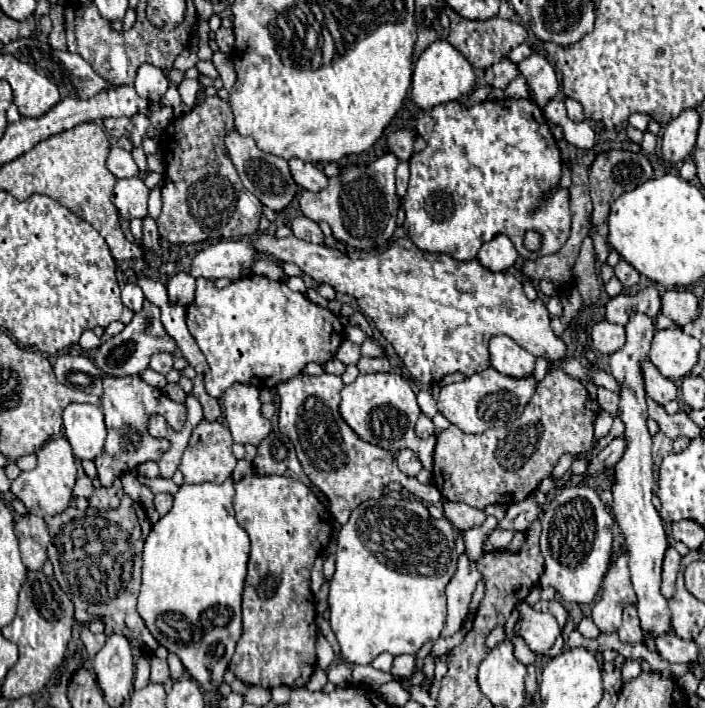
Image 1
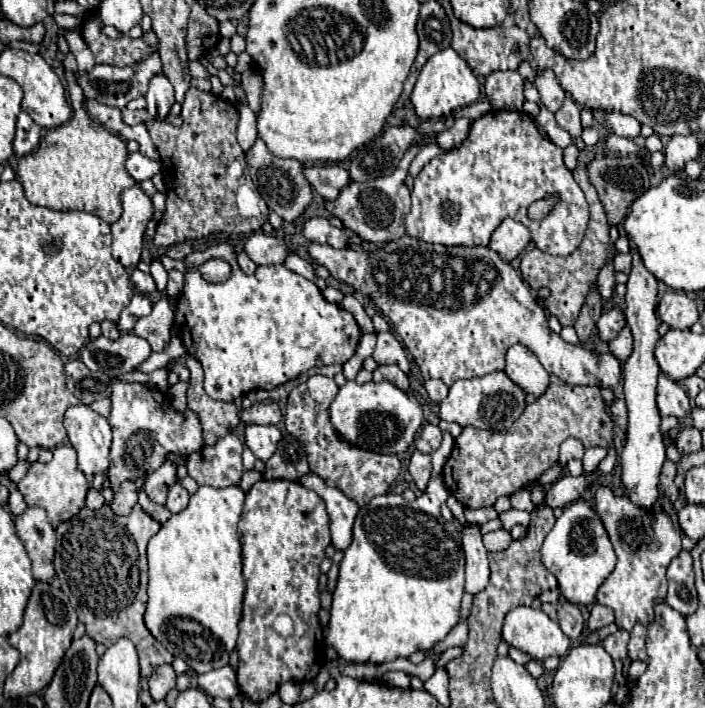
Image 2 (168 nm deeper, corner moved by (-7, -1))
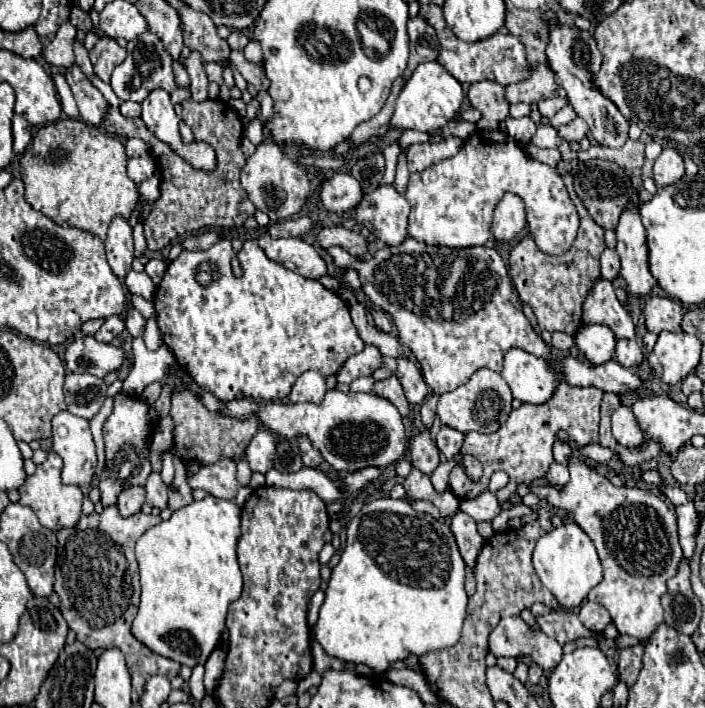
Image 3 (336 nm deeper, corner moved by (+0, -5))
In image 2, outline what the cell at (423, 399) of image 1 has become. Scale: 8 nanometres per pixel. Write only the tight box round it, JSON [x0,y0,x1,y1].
[326,431,464,663]

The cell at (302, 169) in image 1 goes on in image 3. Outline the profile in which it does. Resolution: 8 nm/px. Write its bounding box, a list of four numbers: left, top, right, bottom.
[321,173,363,213]

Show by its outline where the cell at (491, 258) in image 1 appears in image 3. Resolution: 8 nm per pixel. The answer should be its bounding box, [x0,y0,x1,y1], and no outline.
[493,193,525,243]

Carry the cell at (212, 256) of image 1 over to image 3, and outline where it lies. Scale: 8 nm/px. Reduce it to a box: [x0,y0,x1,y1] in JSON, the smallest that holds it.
[259,235,327,279]

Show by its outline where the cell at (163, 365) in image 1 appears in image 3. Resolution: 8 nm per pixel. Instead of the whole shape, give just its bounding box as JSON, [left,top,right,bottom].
[125,307,145,337]

